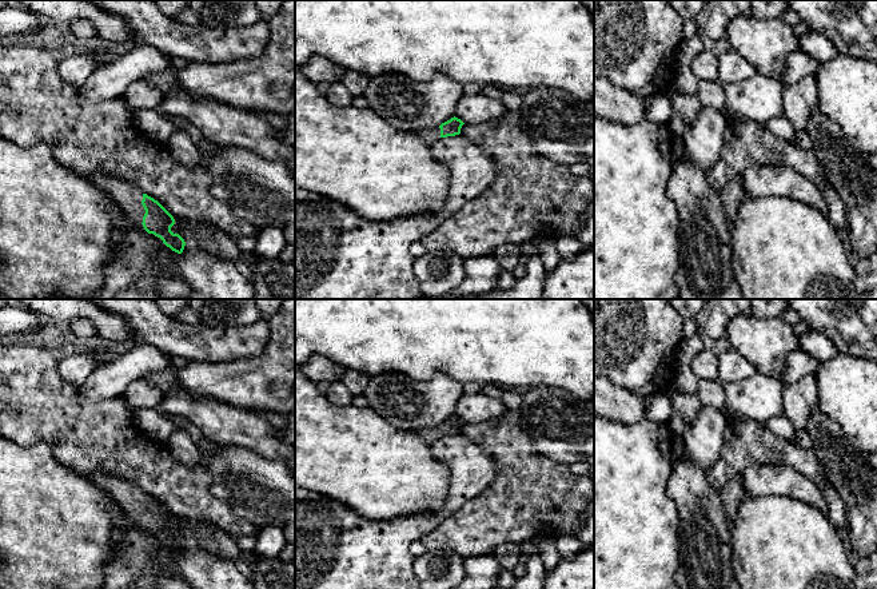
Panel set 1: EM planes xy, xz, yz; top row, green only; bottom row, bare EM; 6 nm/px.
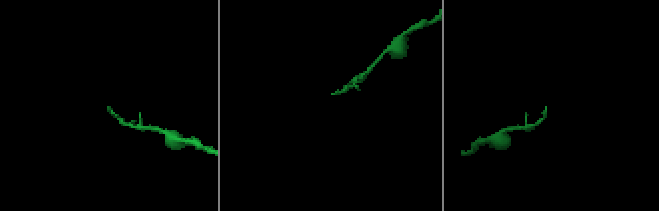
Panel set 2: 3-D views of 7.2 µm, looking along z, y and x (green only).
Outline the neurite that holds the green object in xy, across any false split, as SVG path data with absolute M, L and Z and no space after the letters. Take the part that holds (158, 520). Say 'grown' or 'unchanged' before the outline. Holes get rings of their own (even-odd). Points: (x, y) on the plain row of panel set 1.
grown | M93 471L87 477L120 504L128 521L137 529L154 533L172 550L183 552L184 538L171 530L175 518L158 500L113 474Z

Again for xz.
grown | M451 417L450 419L442 422L439 426L431 429L420 429L416 433L431 445L441 437L455 435L461 433L461 427L465 422L458 417Z

